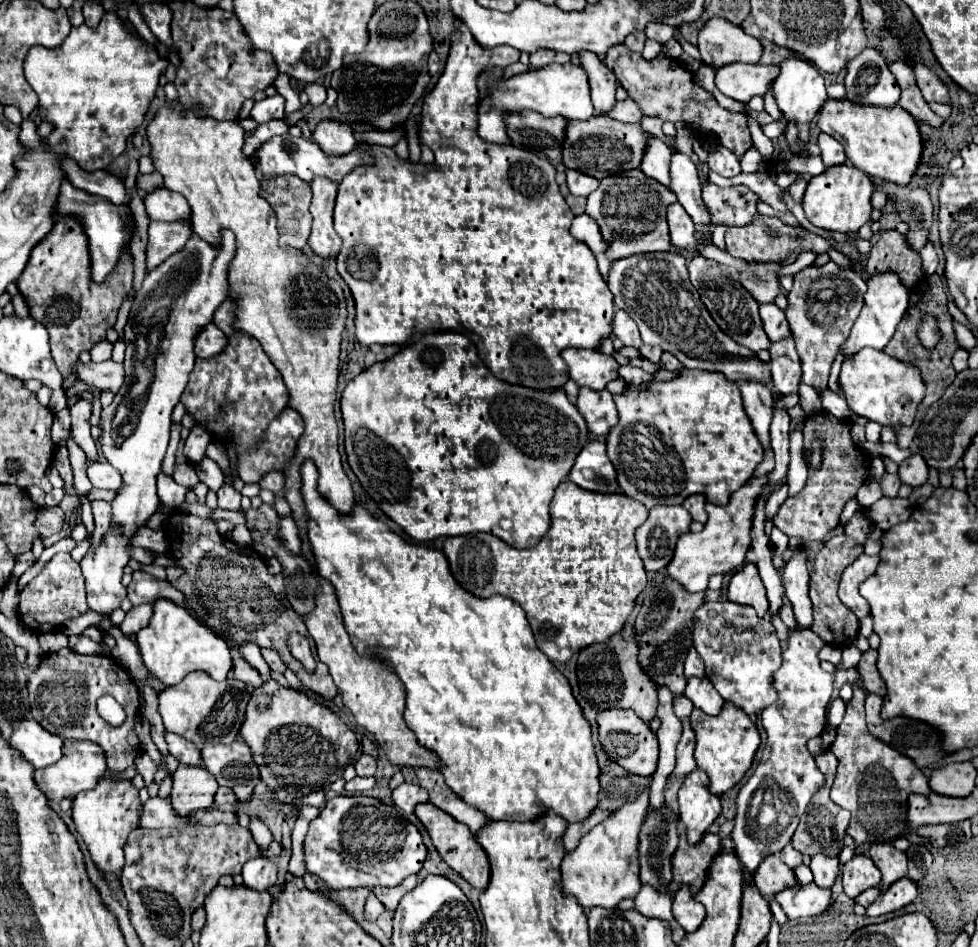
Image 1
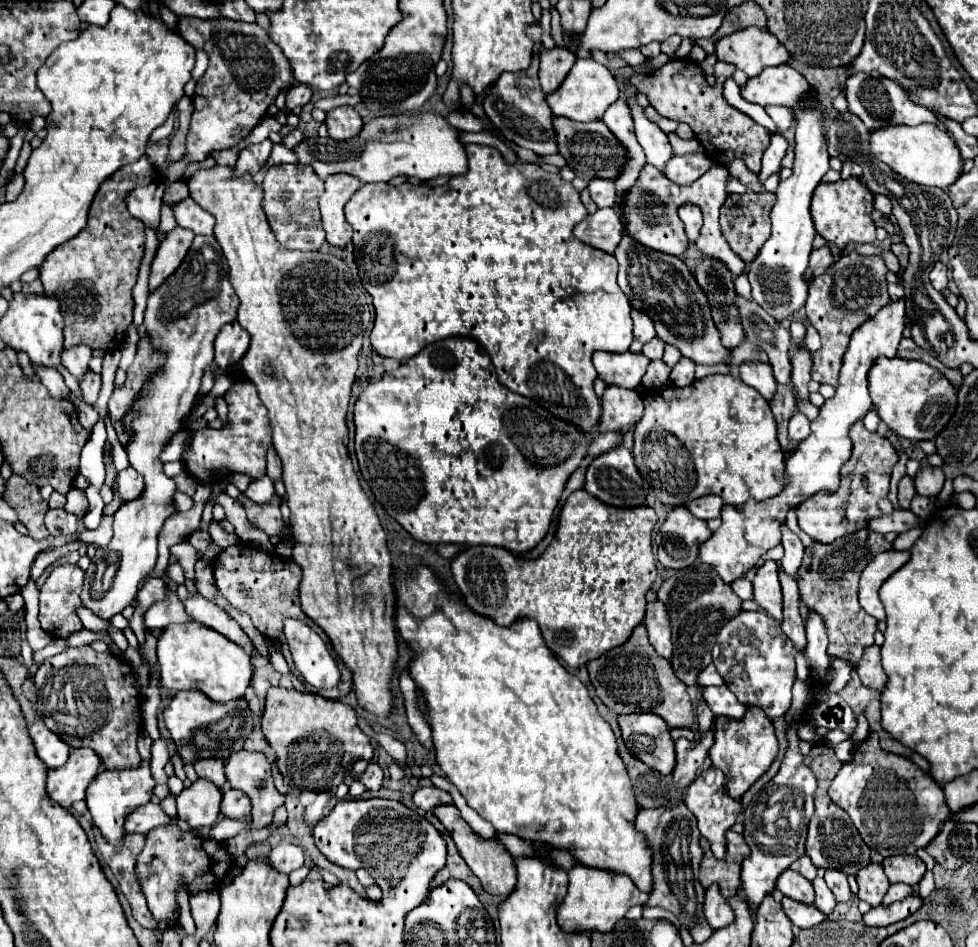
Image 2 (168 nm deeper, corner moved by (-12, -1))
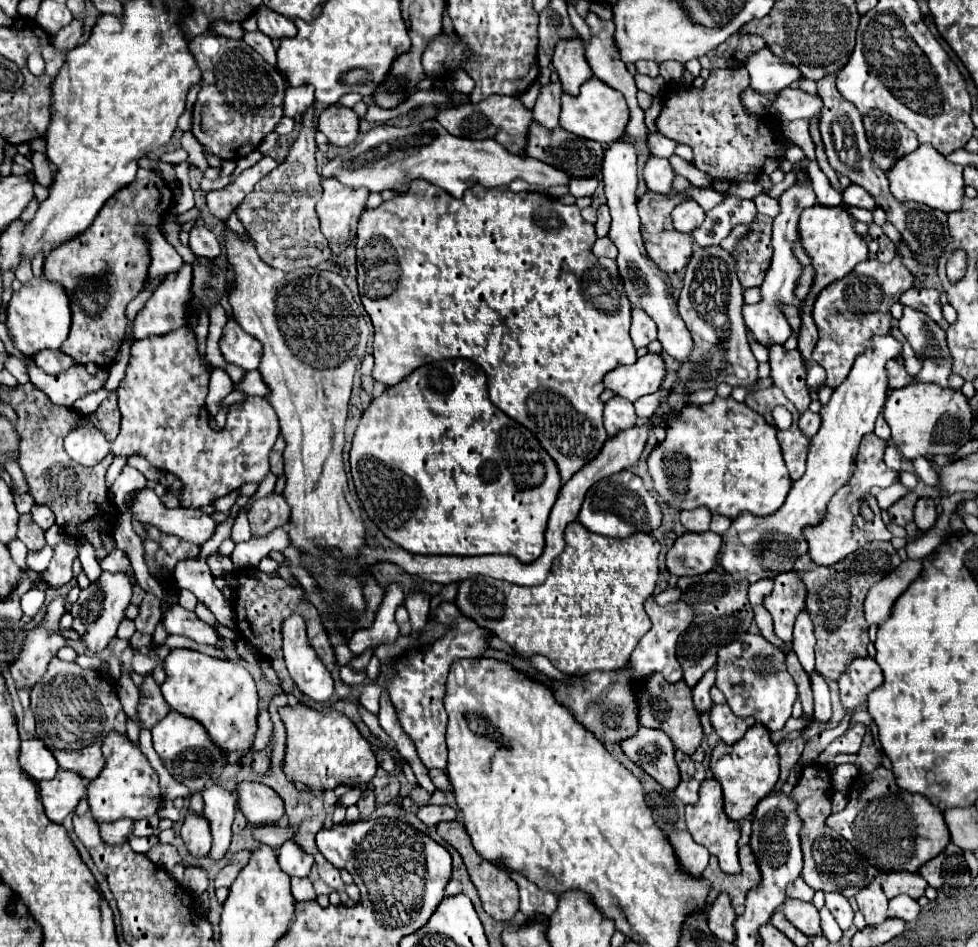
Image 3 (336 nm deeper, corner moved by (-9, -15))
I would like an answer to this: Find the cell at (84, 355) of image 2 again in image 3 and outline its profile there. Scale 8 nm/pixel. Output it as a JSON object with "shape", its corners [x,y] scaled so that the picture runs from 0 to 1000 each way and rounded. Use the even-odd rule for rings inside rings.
{"shape":[[[57,369],[57,371],[41,371],[41,375],[35,375],[35,383],[51,396],[59,396],[70,388],[74,388],[78,381],[72,375]]]}

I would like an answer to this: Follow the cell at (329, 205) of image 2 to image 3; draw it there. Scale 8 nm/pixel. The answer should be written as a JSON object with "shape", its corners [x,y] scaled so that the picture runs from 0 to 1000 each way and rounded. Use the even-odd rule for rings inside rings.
{"shape":[[[346,189],[329,191],[331,204],[323,216],[329,246],[333,248],[339,267],[350,267],[364,250],[366,229],[374,219],[376,200],[352,197]]]}

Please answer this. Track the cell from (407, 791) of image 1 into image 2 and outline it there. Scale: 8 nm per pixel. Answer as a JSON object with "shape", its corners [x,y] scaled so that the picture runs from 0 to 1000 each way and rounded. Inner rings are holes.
{"shape":[[[437,829],[437,831],[428,831],[424,837],[422,837],[422,848],[433,854],[433,856],[441,856],[443,852],[447,850],[453,850],[453,848],[461,848],[461,839],[453,833],[447,833],[443,829]]]}

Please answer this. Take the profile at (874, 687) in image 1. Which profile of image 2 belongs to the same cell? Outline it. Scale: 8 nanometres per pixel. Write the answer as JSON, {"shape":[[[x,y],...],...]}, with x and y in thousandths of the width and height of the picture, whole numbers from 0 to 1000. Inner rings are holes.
{"shape":[[[891,681],[889,685],[884,685],[884,690],[882,690],[882,694],[874,706],[876,706],[882,723],[897,728],[899,732],[903,730],[903,725],[907,721],[907,713],[901,704],[901,683]]]}

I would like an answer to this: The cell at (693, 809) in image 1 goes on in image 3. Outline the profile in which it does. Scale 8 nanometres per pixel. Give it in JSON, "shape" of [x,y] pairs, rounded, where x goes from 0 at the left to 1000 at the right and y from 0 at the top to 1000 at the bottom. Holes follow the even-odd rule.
{"shape":[[[730,820],[720,823],[716,831],[716,844],[712,850],[701,850],[701,871],[706,882],[710,884],[712,890],[722,894],[726,903],[734,905],[736,918],[740,922],[757,922],[757,911],[755,911],[755,886],[757,886],[757,871],[740,859],[740,846],[738,846],[738,831]]]}

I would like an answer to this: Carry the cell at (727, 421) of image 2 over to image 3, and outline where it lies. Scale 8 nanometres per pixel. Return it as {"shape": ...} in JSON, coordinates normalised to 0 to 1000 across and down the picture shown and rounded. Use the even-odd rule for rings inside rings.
{"shape":[[[730,419],[730,423],[724,428],[703,428],[699,434],[689,438],[685,442],[679,468],[675,468],[663,483],[663,495],[669,506],[671,521],[687,535],[695,540],[722,535],[728,542],[746,548],[753,548],[761,540],[775,546],[789,544],[800,535],[810,514],[810,506],[793,464],[793,451],[785,449],[763,426],[755,426],[748,419]]]}

